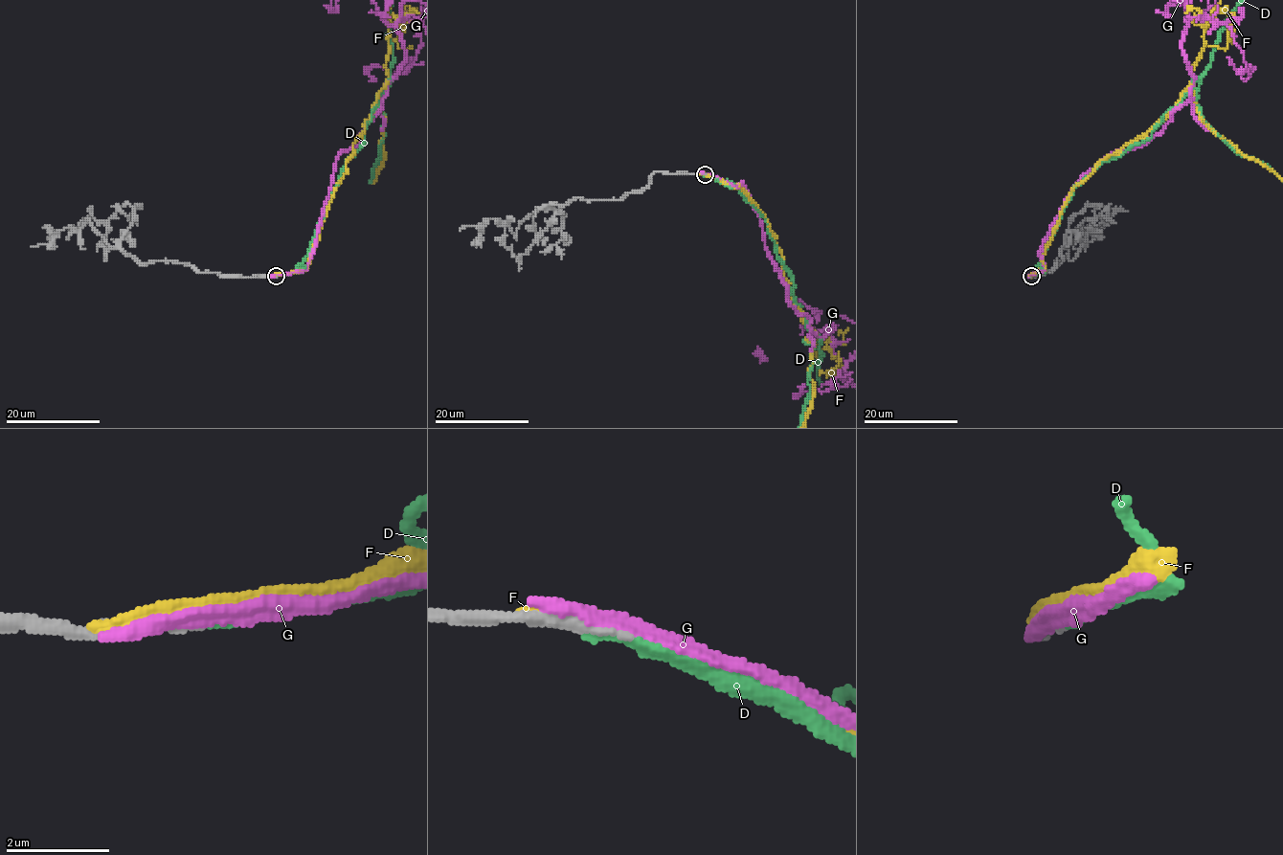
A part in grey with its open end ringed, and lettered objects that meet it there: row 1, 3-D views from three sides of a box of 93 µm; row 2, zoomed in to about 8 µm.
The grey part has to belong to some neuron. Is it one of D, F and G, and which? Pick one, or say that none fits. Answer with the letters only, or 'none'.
D

